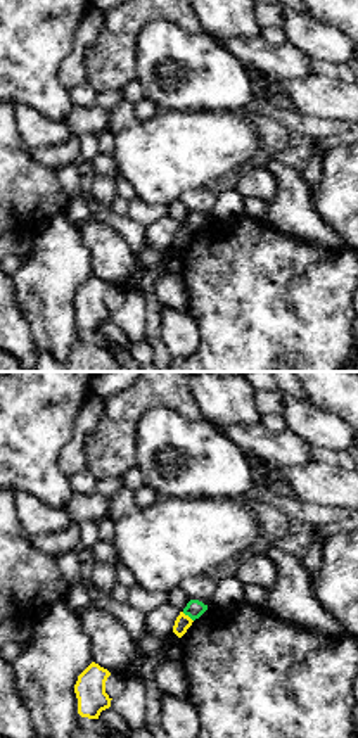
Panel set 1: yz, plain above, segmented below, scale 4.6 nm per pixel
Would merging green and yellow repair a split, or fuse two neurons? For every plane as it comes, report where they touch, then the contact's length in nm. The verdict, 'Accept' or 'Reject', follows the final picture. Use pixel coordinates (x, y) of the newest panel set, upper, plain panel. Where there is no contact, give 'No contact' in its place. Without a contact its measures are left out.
Touches green at (187, 227). Shared border 70 nm

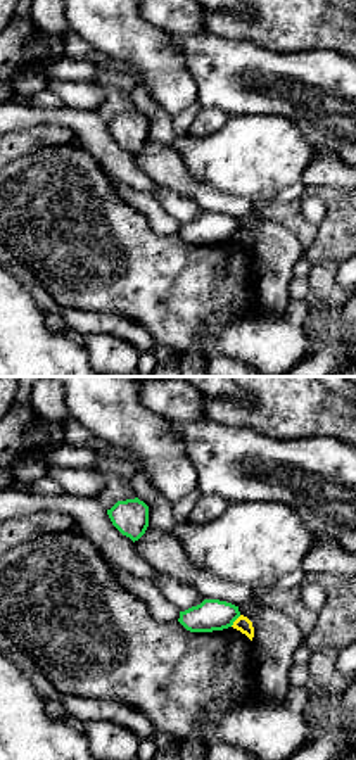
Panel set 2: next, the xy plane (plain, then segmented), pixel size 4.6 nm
Touches green at (235, 232). Shared border 80 nm

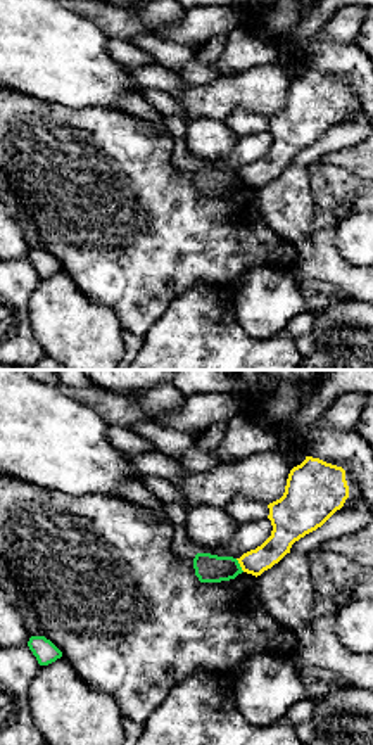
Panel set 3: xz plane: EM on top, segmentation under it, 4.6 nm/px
Touches green at (239, 178). Shared border 80 nm

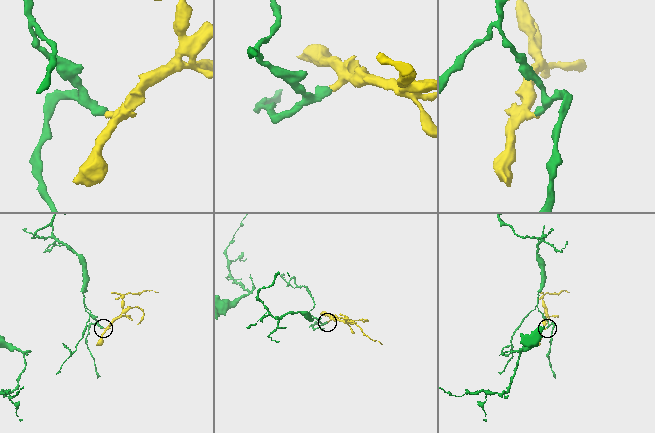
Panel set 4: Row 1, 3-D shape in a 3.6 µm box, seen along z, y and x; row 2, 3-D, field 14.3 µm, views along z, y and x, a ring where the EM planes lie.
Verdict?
Reject

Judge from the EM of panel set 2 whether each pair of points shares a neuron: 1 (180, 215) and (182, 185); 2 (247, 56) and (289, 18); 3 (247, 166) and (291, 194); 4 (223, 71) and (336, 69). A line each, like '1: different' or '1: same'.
1: different
2: different
3: different
4: same

